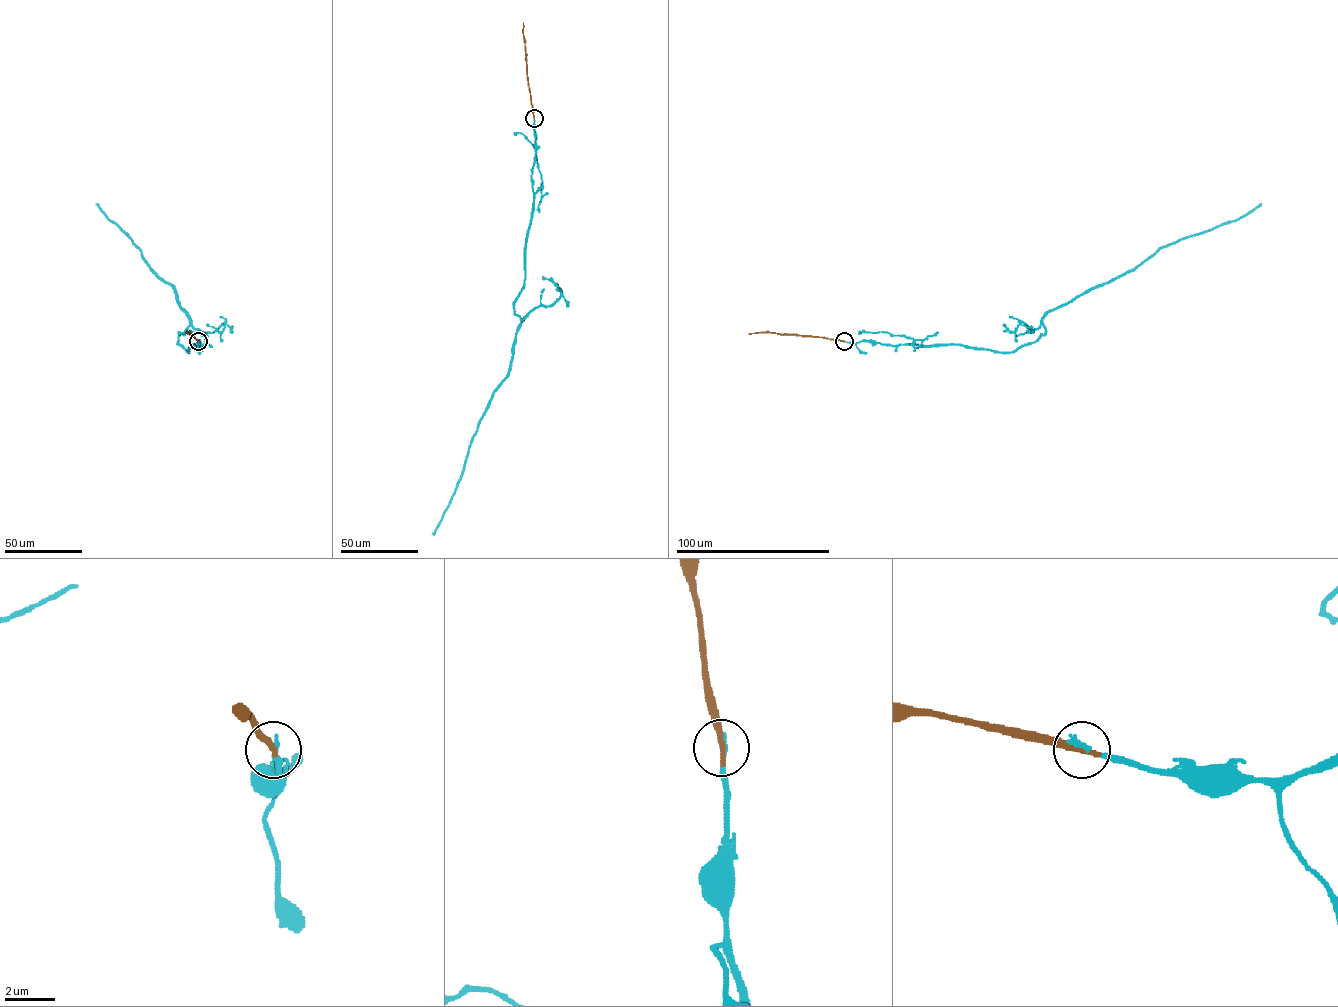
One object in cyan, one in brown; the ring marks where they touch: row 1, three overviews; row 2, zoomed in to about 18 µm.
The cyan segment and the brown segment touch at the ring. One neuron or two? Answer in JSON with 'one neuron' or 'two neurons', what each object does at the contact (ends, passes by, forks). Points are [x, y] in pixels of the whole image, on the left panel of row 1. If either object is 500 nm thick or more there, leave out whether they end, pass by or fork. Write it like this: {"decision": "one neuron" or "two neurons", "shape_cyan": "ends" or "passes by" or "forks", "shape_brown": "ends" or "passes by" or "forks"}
{"decision": "one neuron", "shape_cyan": "ends", "shape_brown": "ends"}

